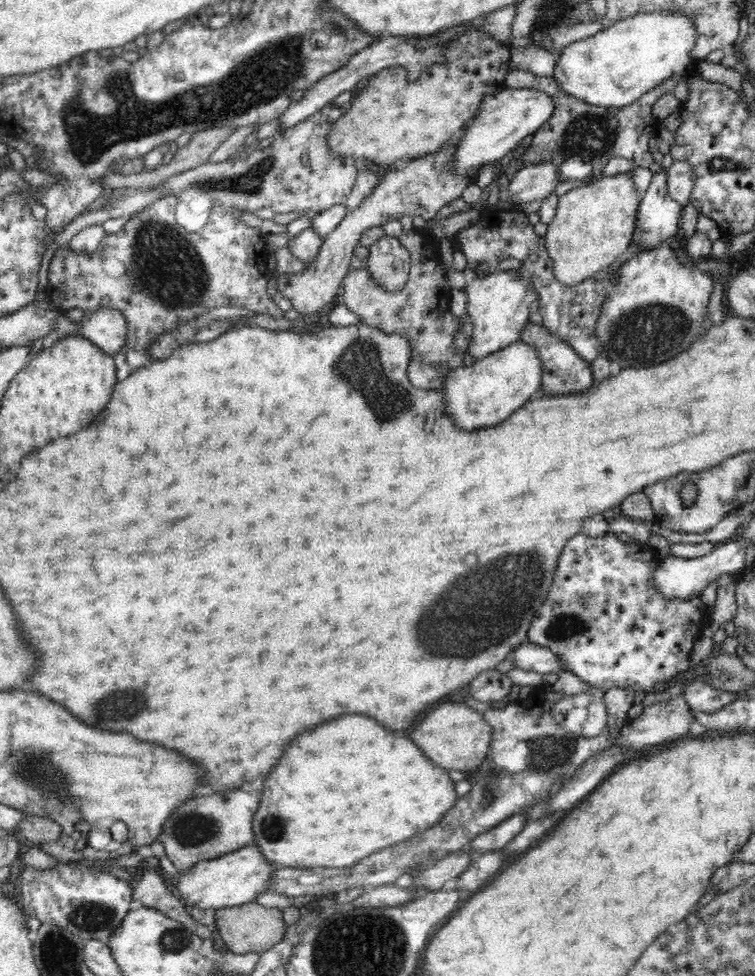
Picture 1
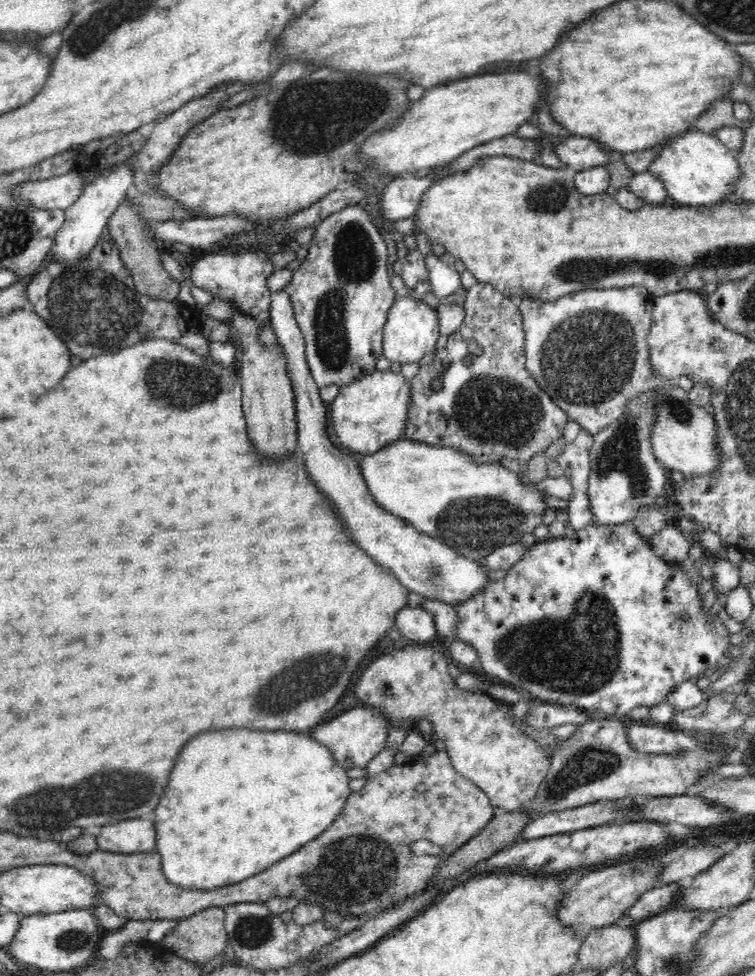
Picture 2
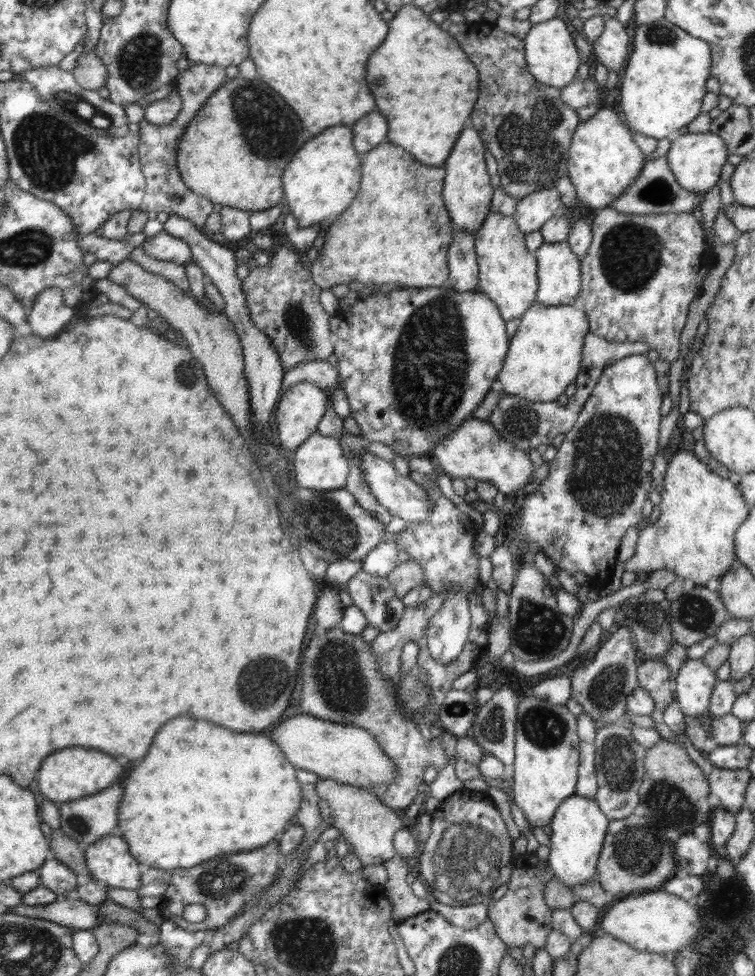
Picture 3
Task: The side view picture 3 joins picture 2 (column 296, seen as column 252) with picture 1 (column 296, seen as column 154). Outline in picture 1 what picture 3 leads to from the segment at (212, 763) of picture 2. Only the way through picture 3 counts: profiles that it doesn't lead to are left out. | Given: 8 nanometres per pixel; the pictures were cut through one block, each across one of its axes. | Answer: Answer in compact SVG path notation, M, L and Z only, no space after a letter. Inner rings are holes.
M350 714L350 716L338 716L332 720L326 720L326 724L318 724L310 730L304 730L302 734L298 734L290 746L286 746L284 754L280 756L278 764L272 766L272 770L264 782L262 788L262 798L257 806L258 810L254 812L252 819L252 829L254 829L255 844L263 857L272 862L275 866L290 867L290 868L310 868L310 867L328 867L328 868L346 868L359 863L362 858L382 850L384 847L389 847L396 842L408 840L424 834L430 825L433 825L440 817L446 814L446 811L458 800L456 791L454 790L454 781L448 777L446 769L426 760L427 756L422 754L422 751L408 738L398 738L396 734L405 734L406 732L390 732L384 730L380 724L376 724L372 718L366 716L358 716L358 714Z

